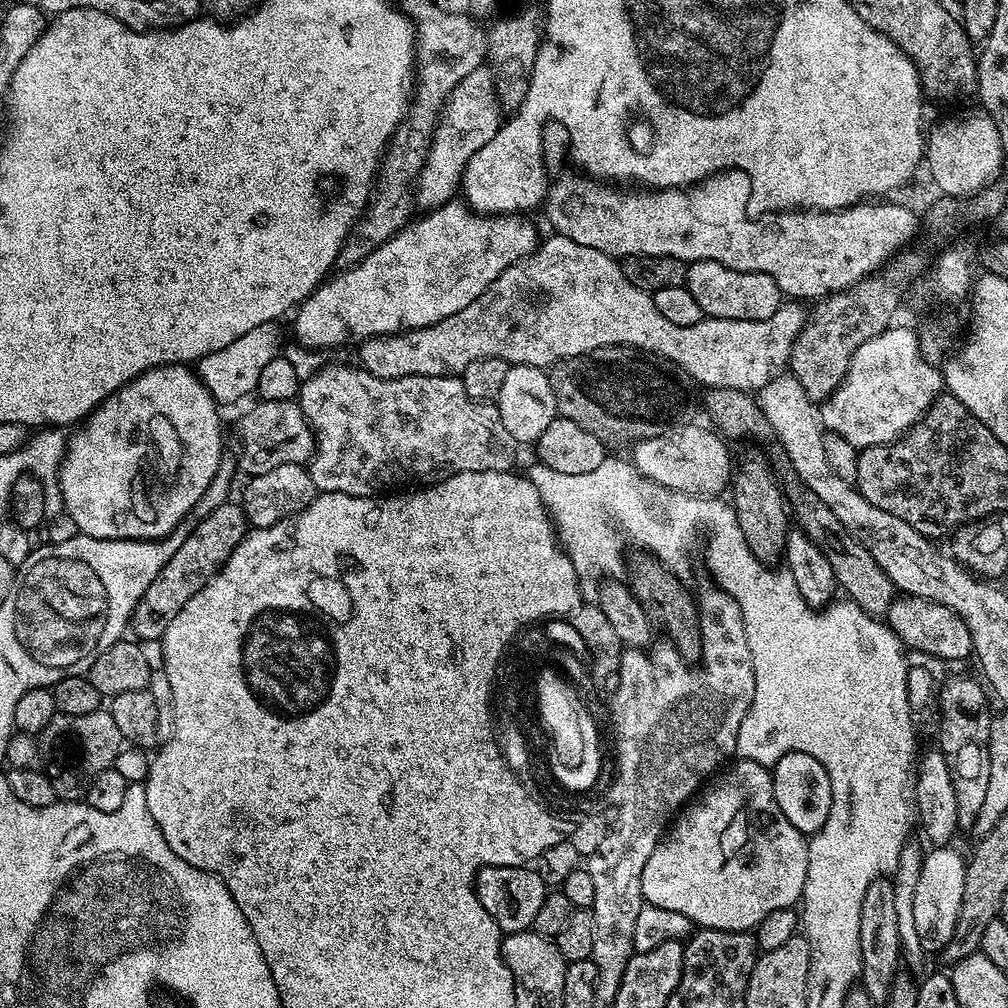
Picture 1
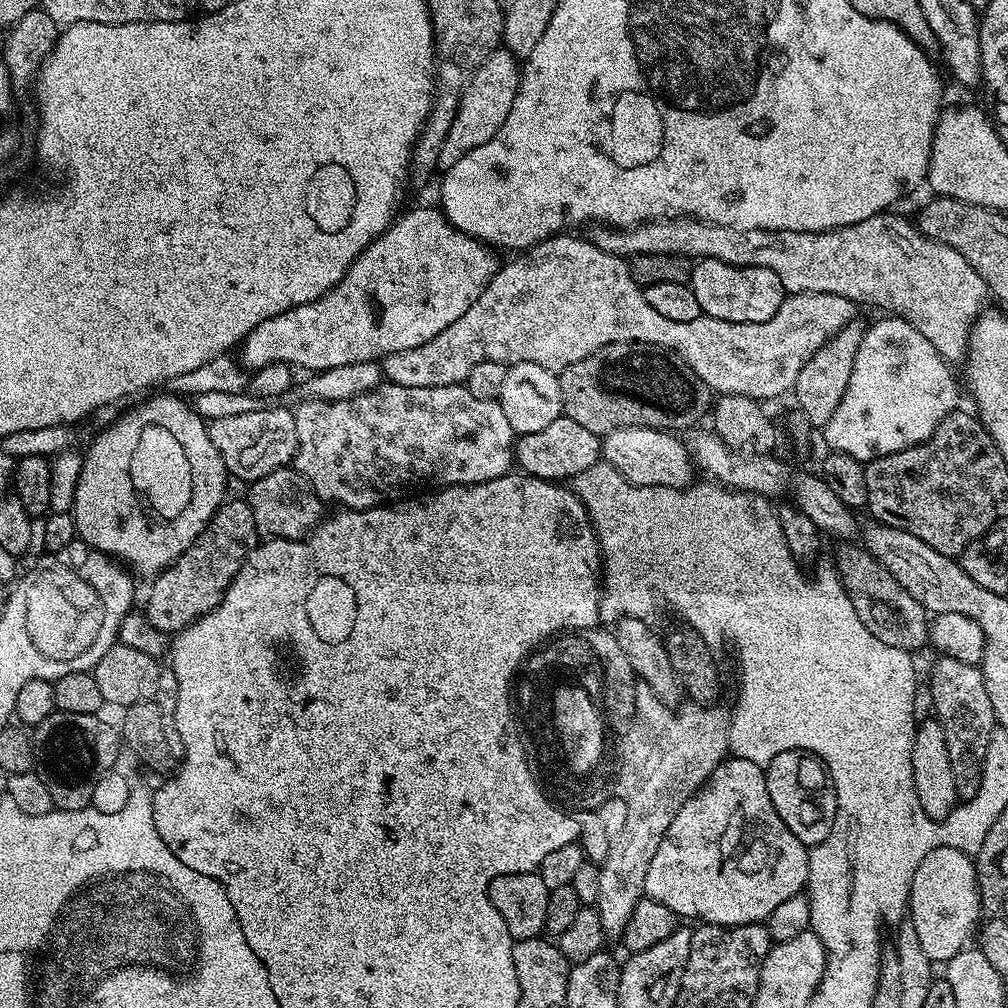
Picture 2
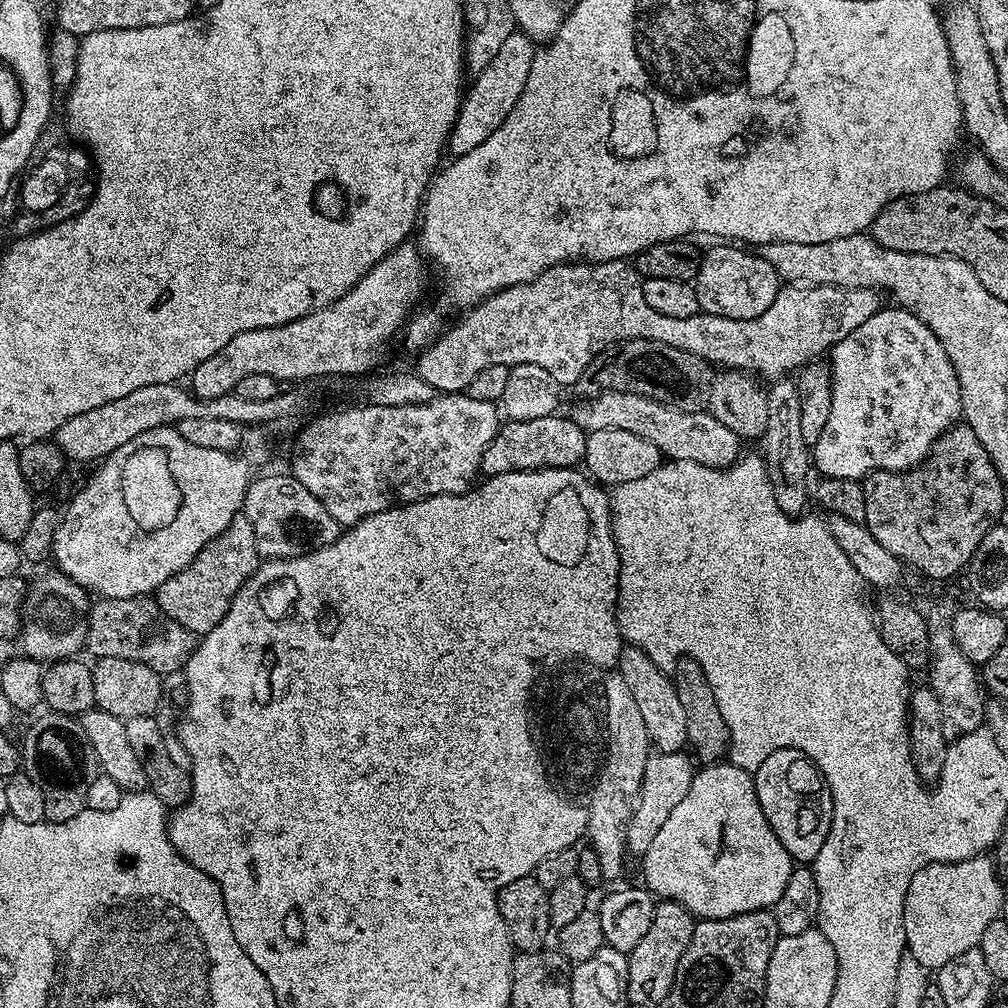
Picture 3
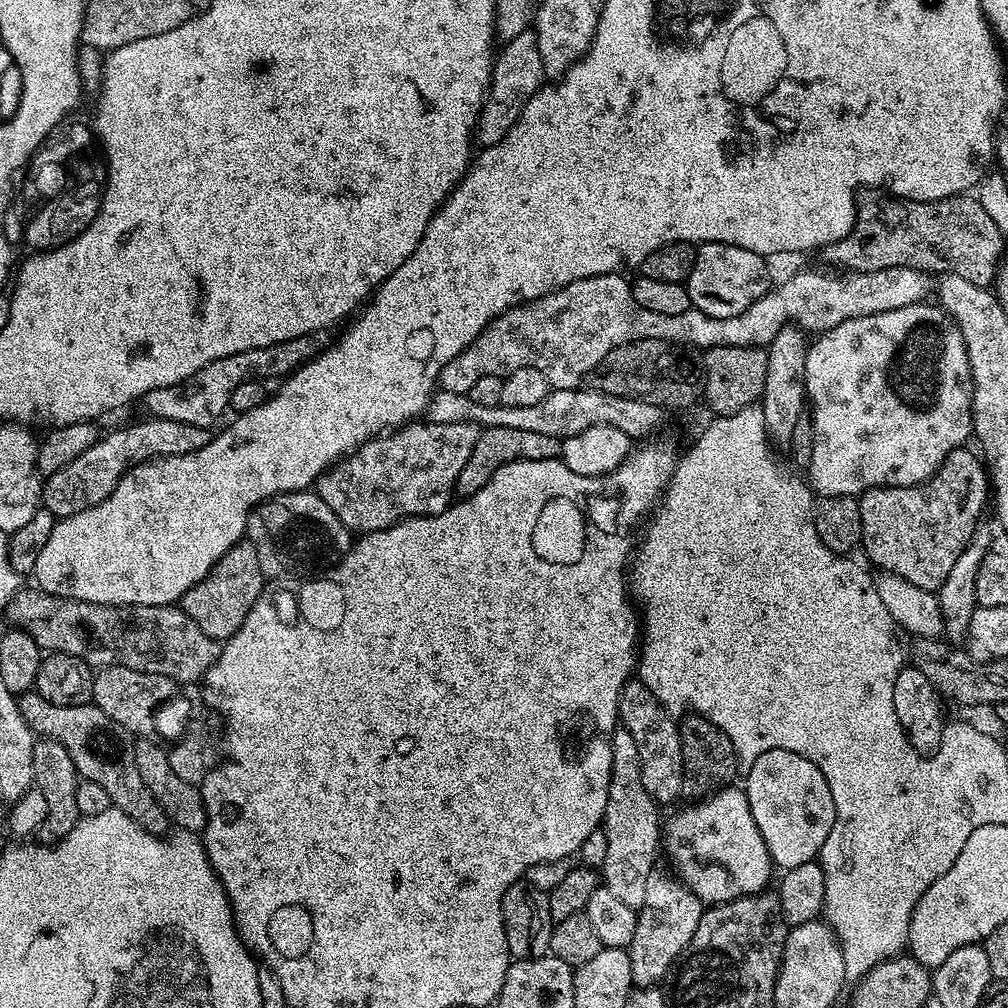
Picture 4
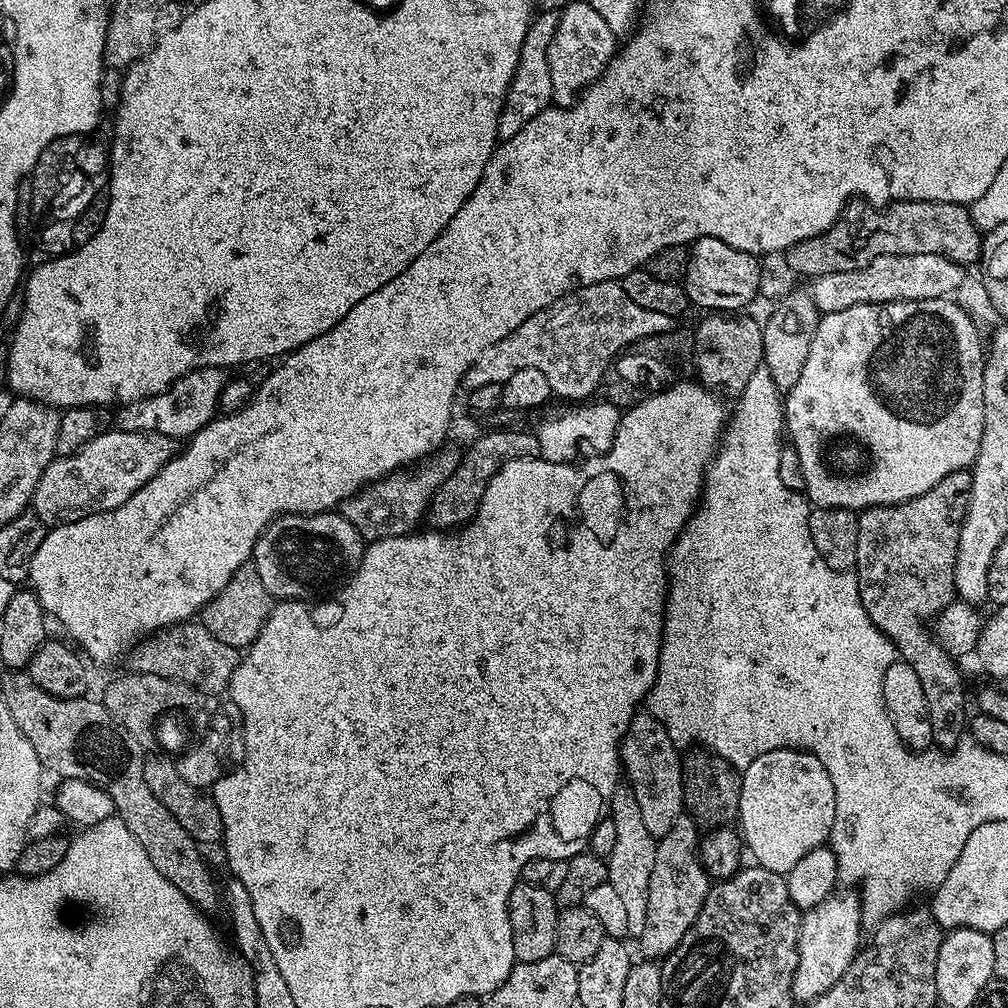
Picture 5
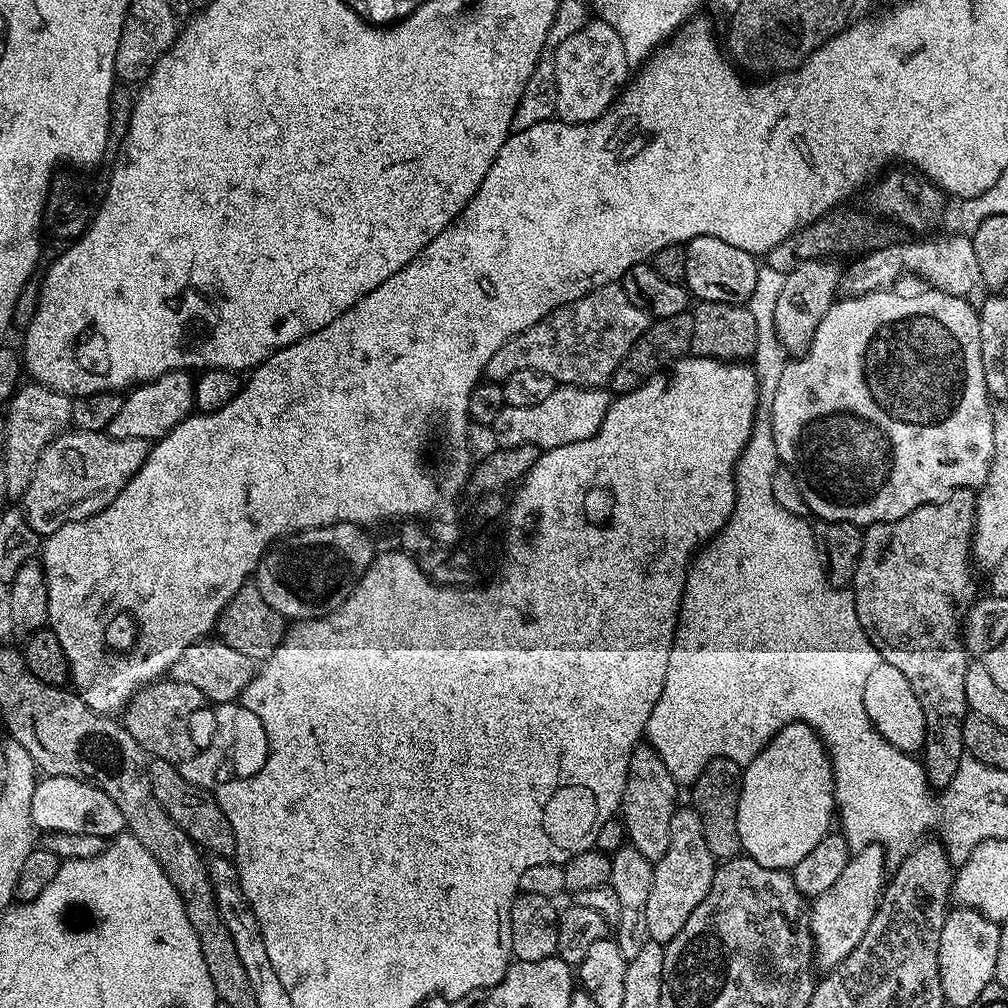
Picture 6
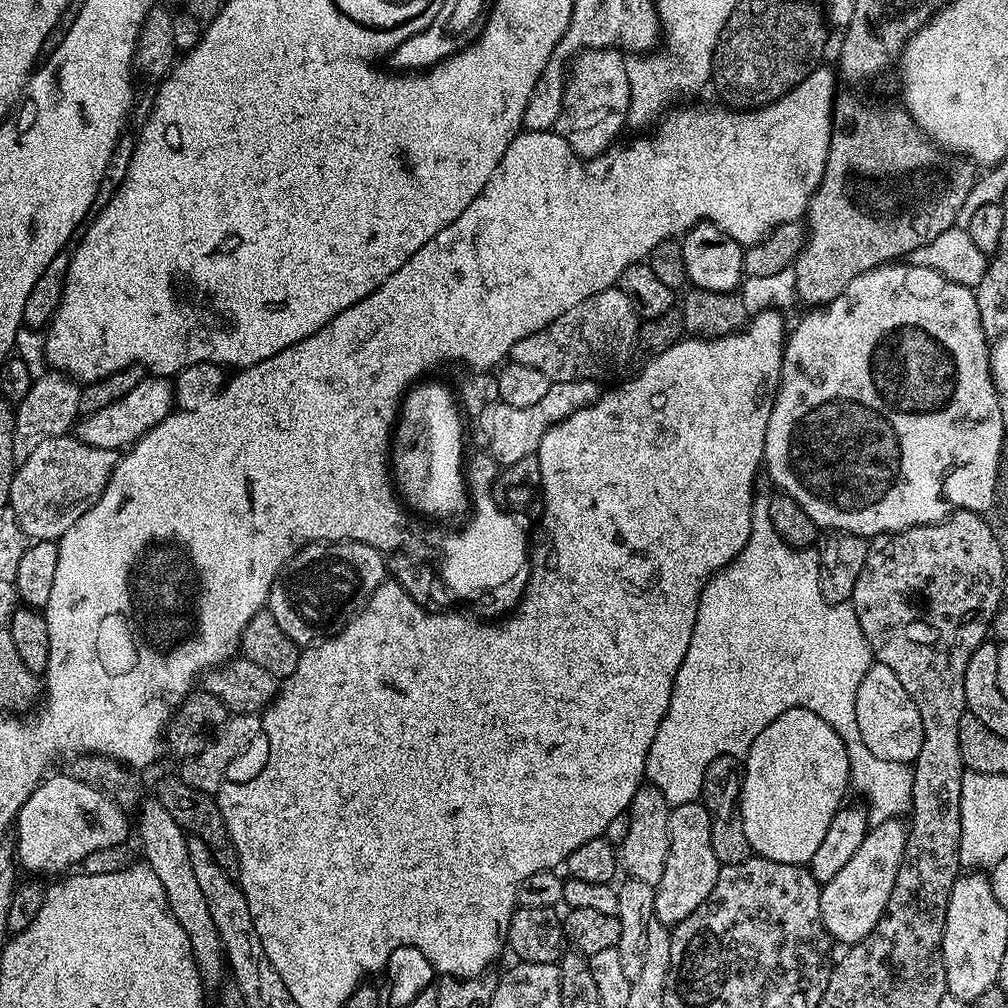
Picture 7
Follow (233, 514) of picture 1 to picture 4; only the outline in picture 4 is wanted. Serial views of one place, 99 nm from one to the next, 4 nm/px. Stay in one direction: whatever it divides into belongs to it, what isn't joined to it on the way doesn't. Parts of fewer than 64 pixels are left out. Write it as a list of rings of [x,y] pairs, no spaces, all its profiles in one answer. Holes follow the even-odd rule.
[[[245,538],[209,570],[202,582],[198,582],[184,595],[182,607],[187,616],[198,622],[198,630],[202,630],[202,634],[211,640],[223,642],[242,626],[246,614],[250,614],[254,602],[258,602],[265,587],[266,577],[262,566],[258,566],[258,550],[254,550],[251,542]]]

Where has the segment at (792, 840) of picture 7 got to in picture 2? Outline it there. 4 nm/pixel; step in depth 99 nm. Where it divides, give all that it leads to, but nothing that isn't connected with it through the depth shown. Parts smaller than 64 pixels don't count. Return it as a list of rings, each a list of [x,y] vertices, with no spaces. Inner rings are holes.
[[[799,748],[779,752],[766,766],[764,773],[766,790],[770,790],[770,802],[778,810],[778,818],[790,826],[790,834],[805,846],[821,844],[830,834],[836,817],[836,791],[828,777],[828,769],[817,756],[802,752]]]

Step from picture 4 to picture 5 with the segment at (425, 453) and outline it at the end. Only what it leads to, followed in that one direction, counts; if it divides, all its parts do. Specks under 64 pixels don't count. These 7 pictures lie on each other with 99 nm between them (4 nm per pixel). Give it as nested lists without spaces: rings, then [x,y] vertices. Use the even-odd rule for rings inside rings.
[[[445,447],[435,458],[411,470],[391,472],[381,480],[372,481],[371,484],[361,488],[359,492],[349,496],[343,504],[339,505],[340,515],[346,518],[346,522],[350,522],[350,526],[358,530],[358,534],[365,542],[409,535],[419,525],[416,523],[419,520],[421,523],[425,519],[432,496],[438,490],[438,486],[442,486],[445,478],[456,469],[458,452],[447,448]]]

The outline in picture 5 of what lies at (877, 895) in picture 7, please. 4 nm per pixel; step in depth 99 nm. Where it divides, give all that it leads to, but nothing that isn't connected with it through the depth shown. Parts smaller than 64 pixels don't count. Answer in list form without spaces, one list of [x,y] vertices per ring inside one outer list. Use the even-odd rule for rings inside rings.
[[[837,890],[826,898],[826,902],[818,902],[818,906],[807,909],[800,918],[800,933],[798,934],[798,970],[794,970],[794,982],[792,983],[792,998],[796,1002],[807,1002],[818,998],[822,994],[826,994],[830,990],[830,986],[834,986],[834,982],[838,982],[838,978],[842,978],[842,974],[846,974],[846,970],[850,966],[850,962],[854,962],[857,952],[862,947],[862,936],[860,940],[860,928],[862,929],[862,921],[860,918],[860,897],[855,891]]]

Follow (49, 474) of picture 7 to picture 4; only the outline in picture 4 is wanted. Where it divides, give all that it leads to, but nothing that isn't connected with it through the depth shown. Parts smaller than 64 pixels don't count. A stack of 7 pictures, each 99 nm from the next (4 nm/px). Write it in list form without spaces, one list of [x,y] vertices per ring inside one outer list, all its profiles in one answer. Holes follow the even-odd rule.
[[[143,418],[129,428],[120,428],[117,432],[101,435],[70,466],[62,466],[54,475],[47,477],[42,484],[42,504],[53,516],[63,518],[82,514],[90,506],[98,506],[118,486],[128,469],[136,464],[153,458],[185,456],[188,452],[197,452],[206,446],[210,439],[209,429],[202,426],[186,426],[186,422],[170,422],[155,418]]]

